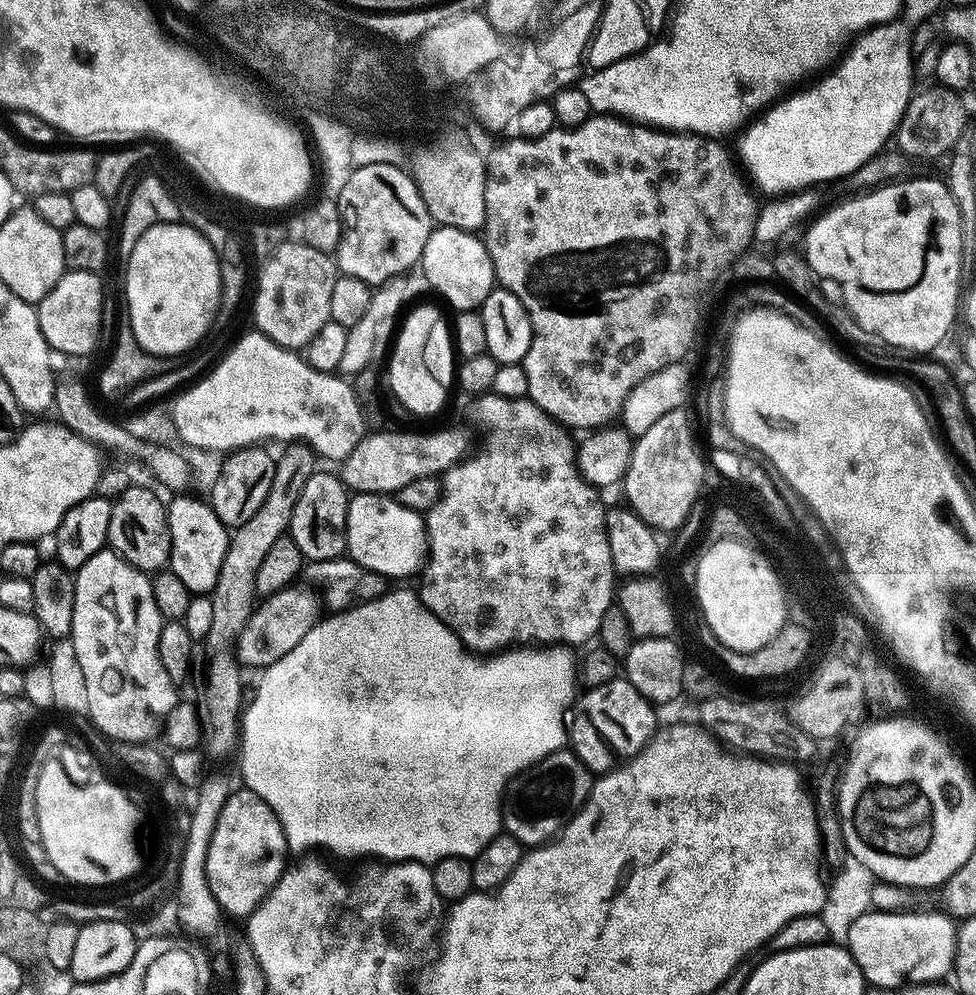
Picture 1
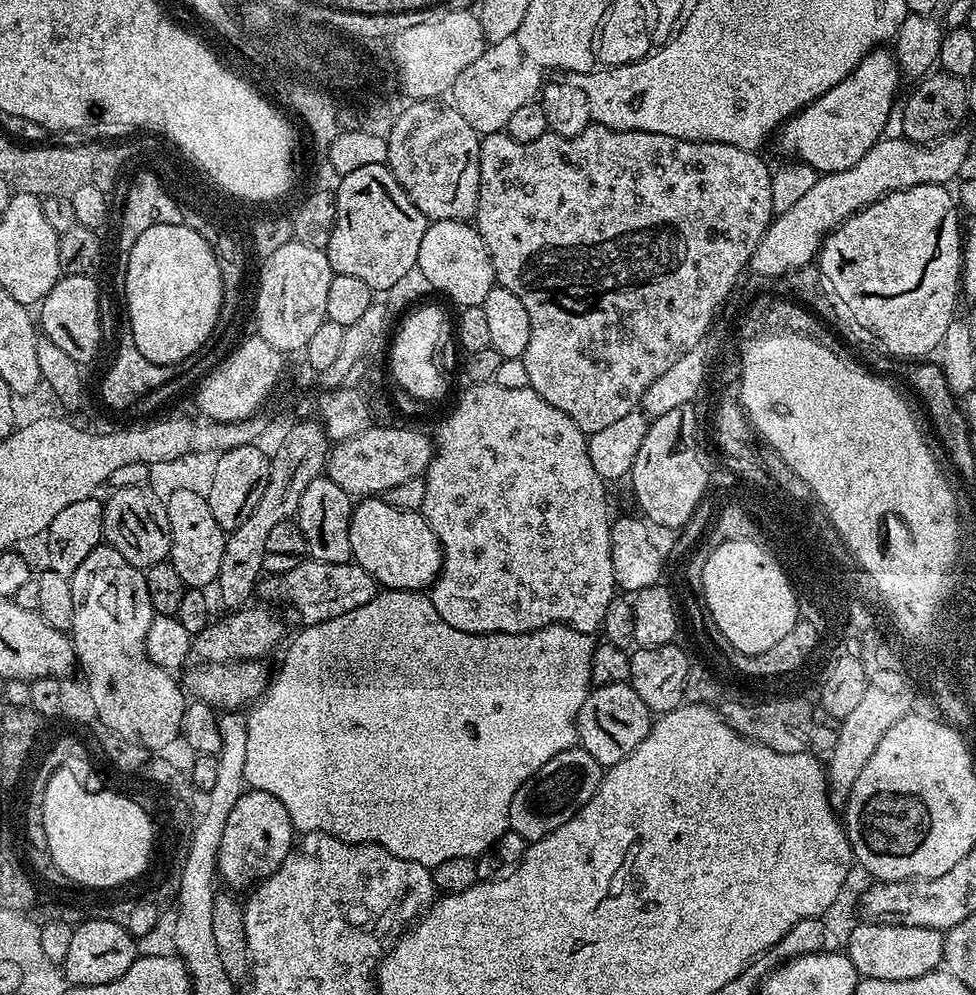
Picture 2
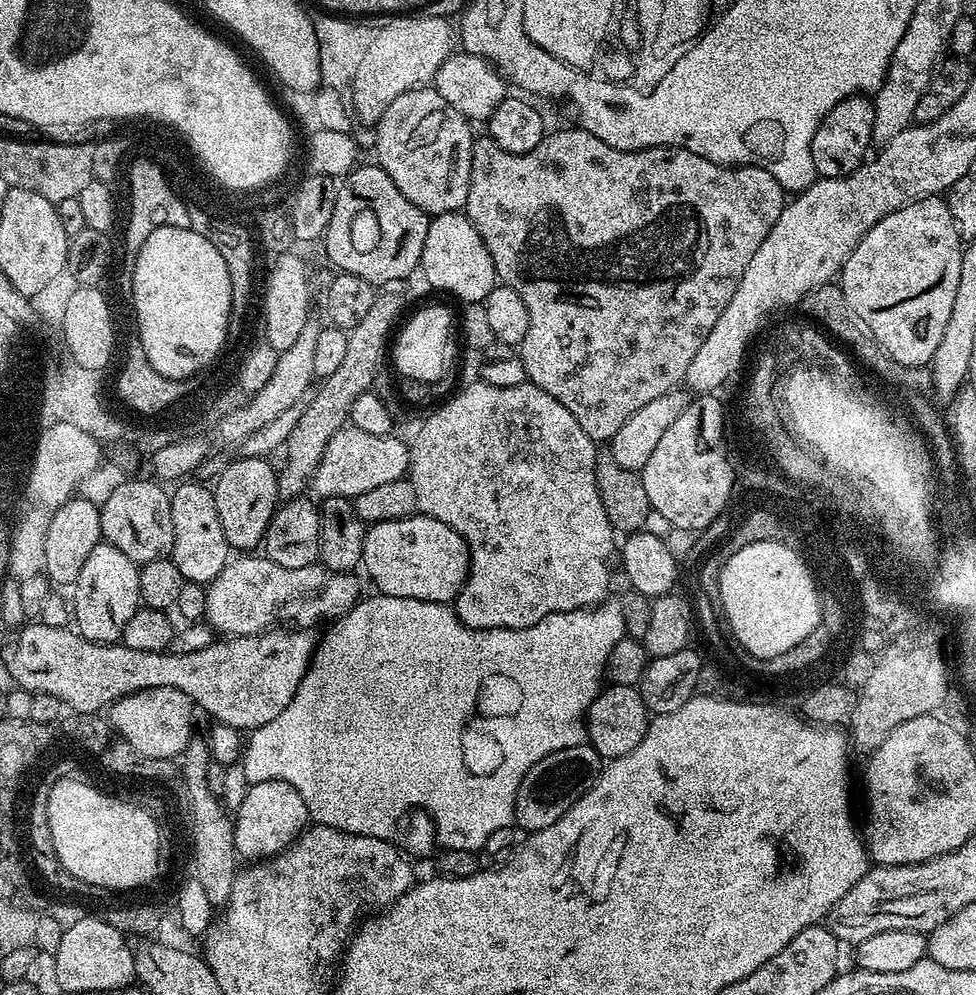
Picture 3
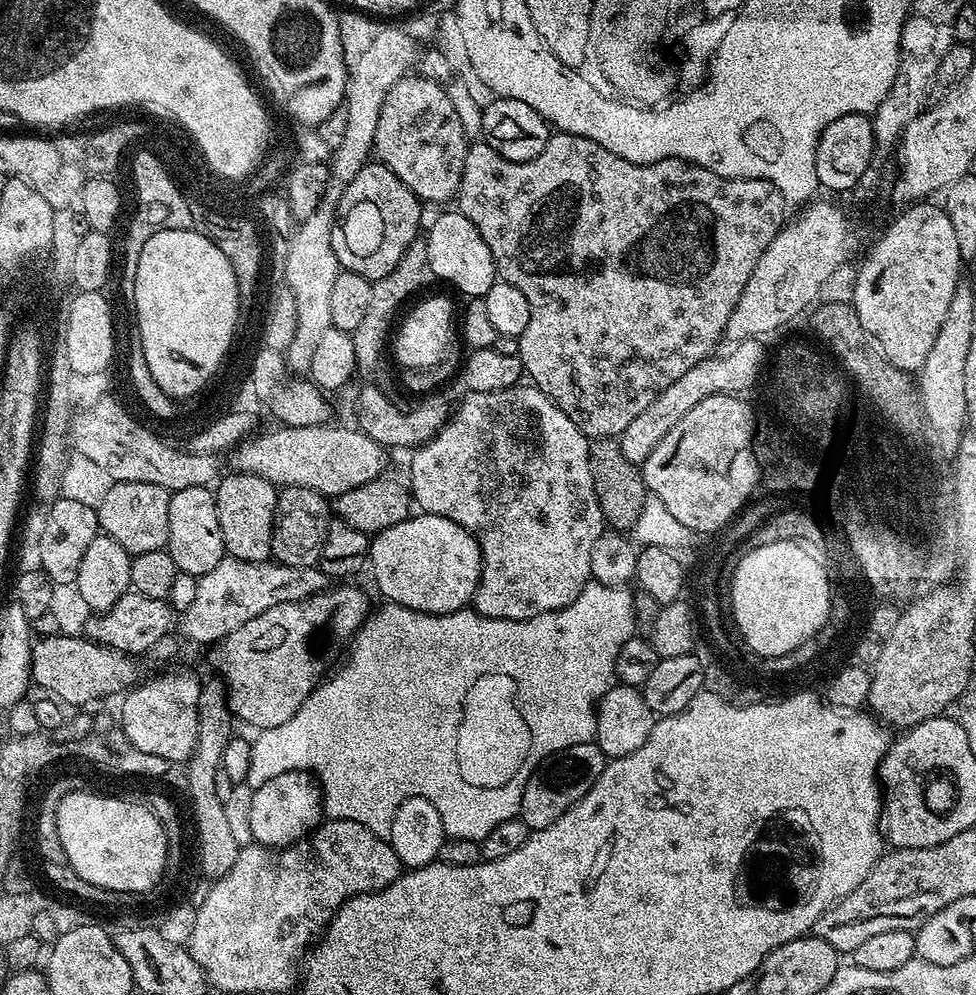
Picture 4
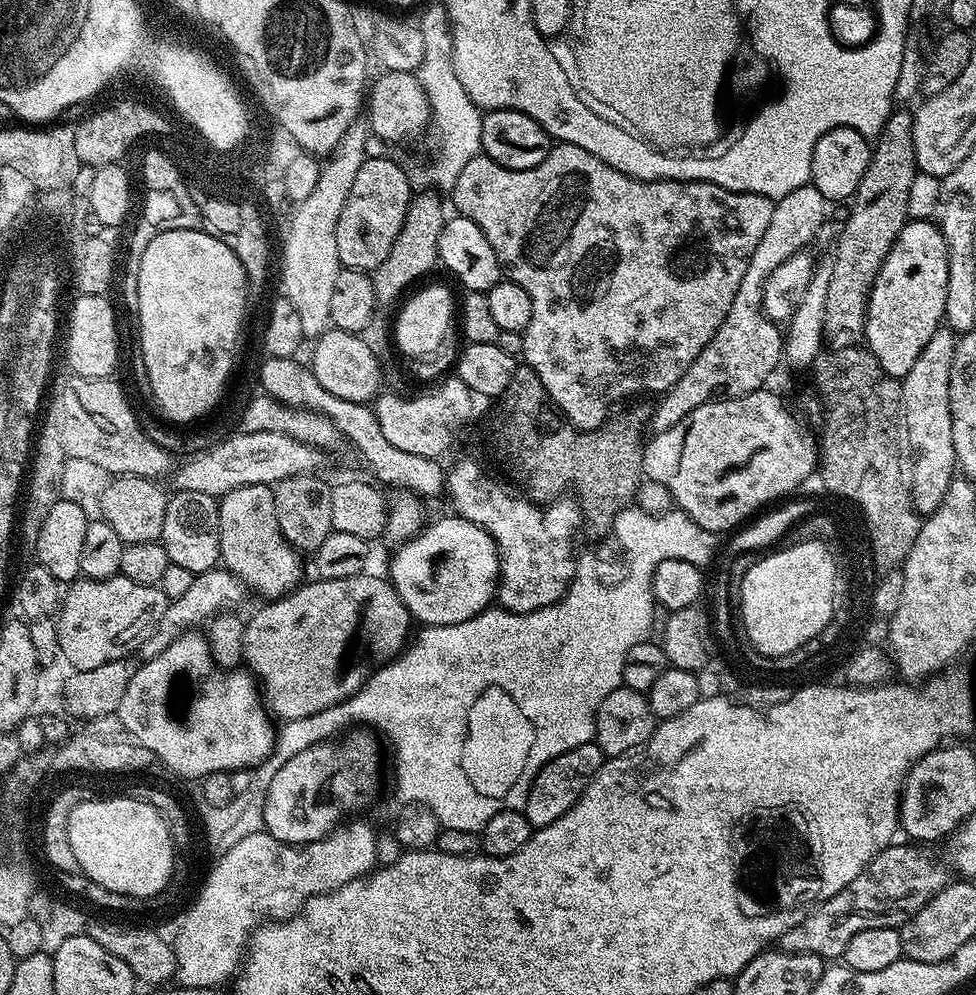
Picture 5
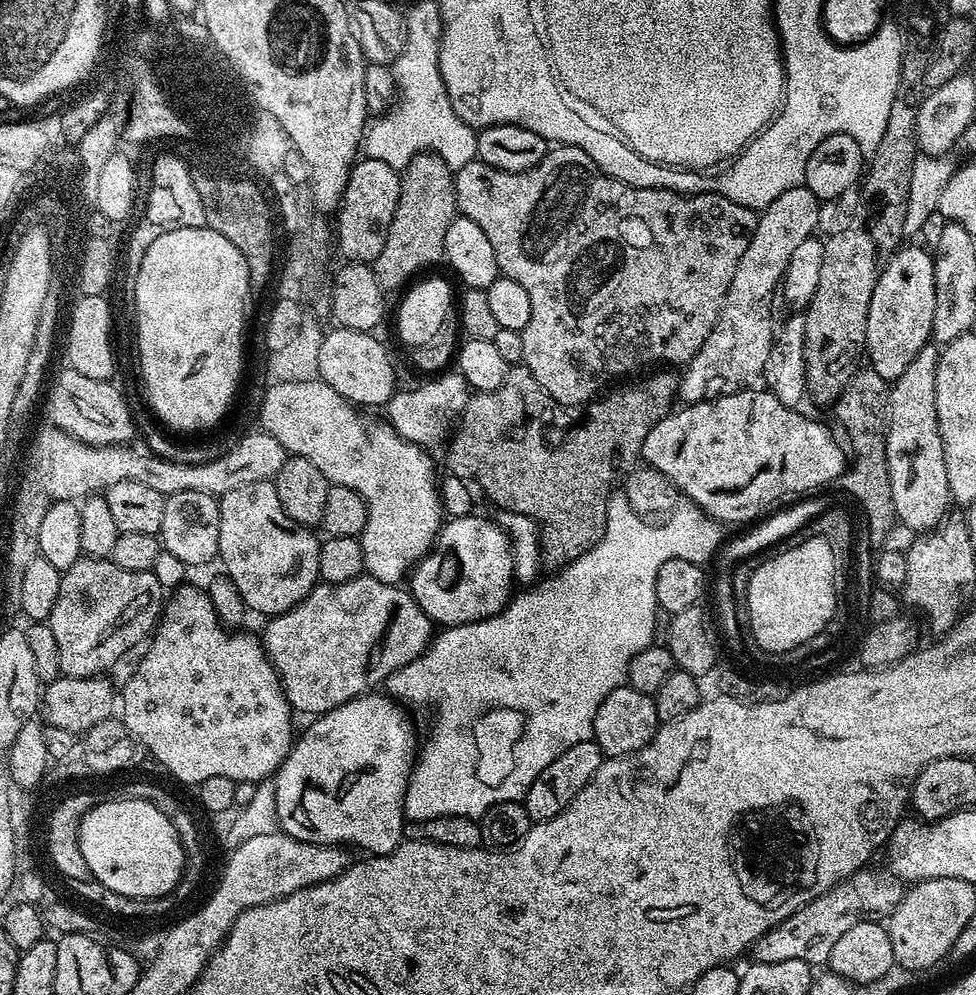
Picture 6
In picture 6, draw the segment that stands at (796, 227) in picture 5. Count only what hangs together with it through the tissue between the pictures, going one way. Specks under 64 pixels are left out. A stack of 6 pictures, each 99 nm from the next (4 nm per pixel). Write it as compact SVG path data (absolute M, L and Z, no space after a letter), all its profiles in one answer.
M801 186L786 190L786 194L778 194L778 198L757 215L750 246L746 246L742 259L738 261L738 270L734 270L734 279L730 281L730 290L714 330L710 338L702 342L702 350L698 350L683 369L684 376L682 372L679 377L678 396L685 405L745 391L764 376L774 337L772 299L775 296L777 299L794 250L814 236L815 228L820 224L820 208L820 199L809 188Z

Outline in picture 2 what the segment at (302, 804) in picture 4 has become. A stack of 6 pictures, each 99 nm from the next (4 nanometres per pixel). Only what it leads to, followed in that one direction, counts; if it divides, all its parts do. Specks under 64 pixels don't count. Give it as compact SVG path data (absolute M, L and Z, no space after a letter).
M246 790L238 798L238 802L234 802L234 810L230 810L226 818L226 830L222 830L222 846L218 846L216 859L219 879L224 879L229 884L225 885L232 890L251 889L272 876L274 870L282 866L286 854L293 847L294 829L286 806L282 806L282 802L274 798L274 794Z

